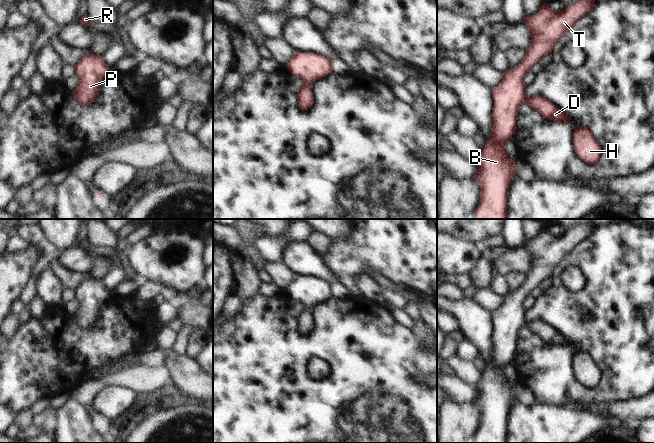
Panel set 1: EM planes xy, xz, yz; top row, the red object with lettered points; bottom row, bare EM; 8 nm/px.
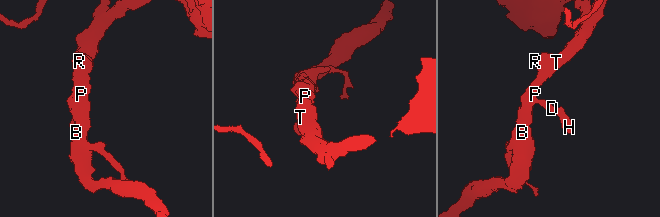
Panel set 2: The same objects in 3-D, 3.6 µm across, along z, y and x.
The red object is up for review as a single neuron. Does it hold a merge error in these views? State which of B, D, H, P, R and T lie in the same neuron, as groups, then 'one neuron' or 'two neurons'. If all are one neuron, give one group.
B D H P R T; one neuron

